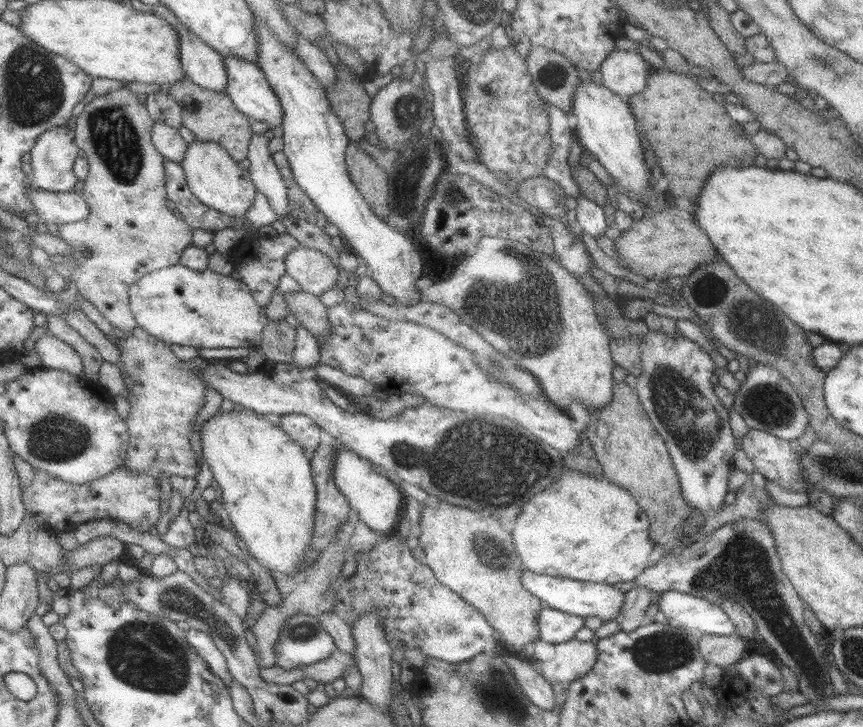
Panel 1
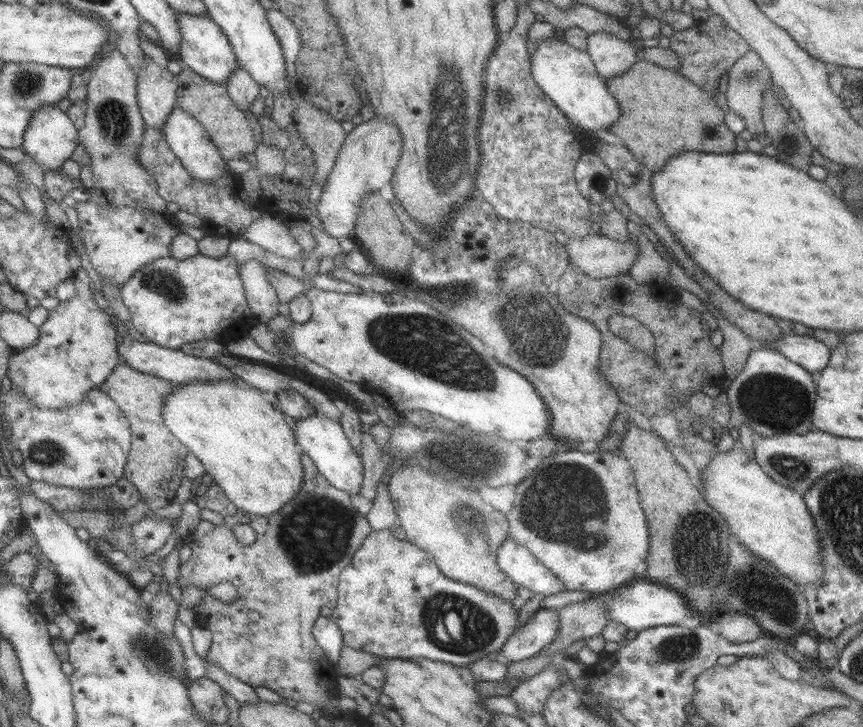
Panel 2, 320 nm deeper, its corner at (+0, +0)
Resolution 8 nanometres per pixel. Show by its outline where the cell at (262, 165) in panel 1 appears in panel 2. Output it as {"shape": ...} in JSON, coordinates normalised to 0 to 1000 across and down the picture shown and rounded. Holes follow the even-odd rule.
{"shape":[[[275,89],[272,96],[263,106],[260,113],[262,128],[265,135],[283,154],[289,150],[291,140],[299,131],[299,113],[279,91]]]}

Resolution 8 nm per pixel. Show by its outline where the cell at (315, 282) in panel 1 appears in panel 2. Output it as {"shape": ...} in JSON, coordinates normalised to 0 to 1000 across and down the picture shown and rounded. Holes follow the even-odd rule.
{"shape":[[[302,285],[300,300],[287,308],[282,319],[265,322],[264,326],[286,330],[326,355],[346,358],[351,348],[346,336],[338,327],[338,322],[334,319],[334,314]]]}

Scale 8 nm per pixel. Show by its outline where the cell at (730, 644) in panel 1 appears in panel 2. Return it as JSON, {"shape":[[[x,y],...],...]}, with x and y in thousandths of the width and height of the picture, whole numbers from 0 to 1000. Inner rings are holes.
{"shape":[[[854,840],[837,842],[835,873],[846,884],[859,886],[870,883],[884,872],[879,857],[867,845]]]}

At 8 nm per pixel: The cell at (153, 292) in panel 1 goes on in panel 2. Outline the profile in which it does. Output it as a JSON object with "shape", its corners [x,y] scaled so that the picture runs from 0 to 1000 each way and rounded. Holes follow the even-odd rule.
{"shape":[[[231,347],[212,358],[199,354],[182,355],[159,369],[137,402],[141,418],[149,426],[149,442],[174,472],[205,481],[214,470],[247,465],[260,469],[265,462],[261,459],[263,451],[272,448],[279,437],[282,443],[289,443],[289,437],[293,435],[286,420],[276,366],[277,363],[263,349],[249,356],[235,352]]]}

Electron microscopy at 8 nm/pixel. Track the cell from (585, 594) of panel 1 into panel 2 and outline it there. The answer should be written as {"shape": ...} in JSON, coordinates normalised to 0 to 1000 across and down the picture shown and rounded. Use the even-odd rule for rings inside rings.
{"shape":[[[590,737],[577,751],[575,774],[578,784],[601,807],[629,820],[655,813],[633,779]]]}

